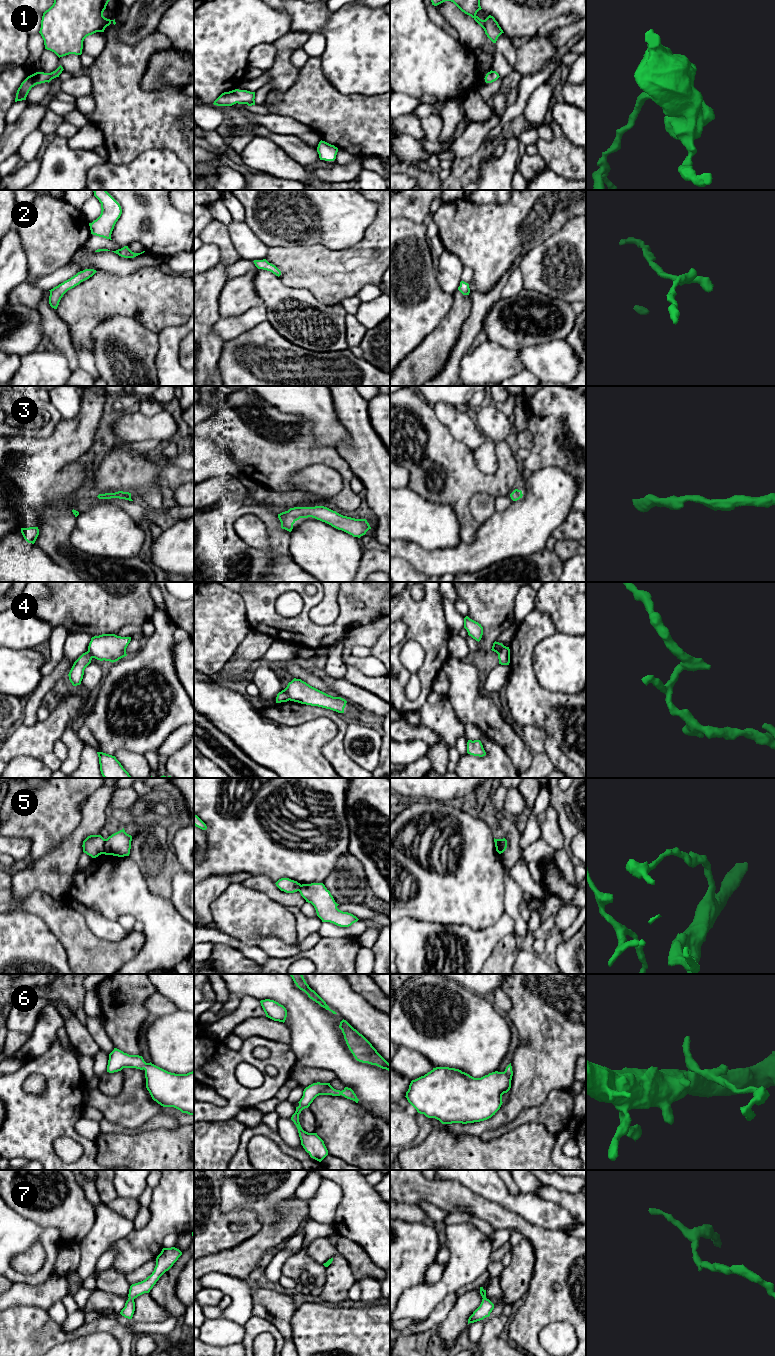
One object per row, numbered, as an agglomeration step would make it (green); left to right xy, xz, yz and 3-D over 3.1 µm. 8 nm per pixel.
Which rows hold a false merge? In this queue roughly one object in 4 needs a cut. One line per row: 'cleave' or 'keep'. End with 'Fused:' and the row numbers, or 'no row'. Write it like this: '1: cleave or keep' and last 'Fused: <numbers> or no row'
1: keep
2: keep
3: keep
4: cleave
5: cleave
6: keep
7: keep
Fused: 4, 5

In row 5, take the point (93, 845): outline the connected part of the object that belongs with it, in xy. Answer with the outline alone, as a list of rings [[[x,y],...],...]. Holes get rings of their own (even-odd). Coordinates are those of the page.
[[[90,835],[83,841],[83,852],[92,858],[104,854],[105,839],[101,835]]]

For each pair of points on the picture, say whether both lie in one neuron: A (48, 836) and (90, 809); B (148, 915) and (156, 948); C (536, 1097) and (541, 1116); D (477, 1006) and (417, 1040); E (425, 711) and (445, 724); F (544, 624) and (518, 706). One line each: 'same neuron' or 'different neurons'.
A: different neurons
B: same neuron
C: different neurons
D: same neuron
E: same neuron
F: same neuron

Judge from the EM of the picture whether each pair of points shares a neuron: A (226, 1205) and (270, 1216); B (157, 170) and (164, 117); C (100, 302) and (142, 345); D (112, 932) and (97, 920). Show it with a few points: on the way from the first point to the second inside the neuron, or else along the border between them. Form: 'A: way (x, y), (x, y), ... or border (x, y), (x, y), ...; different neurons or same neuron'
A: way (237, 1203), (257, 1203), (259, 1205); same neuron
B: border (138, 155), (150, 149), (169, 149), (181, 160); different neurons
C: border (137, 320), (126, 316), (108, 316), (94, 329); different neurons
D: way (108, 930), (101, 924); same neuron

